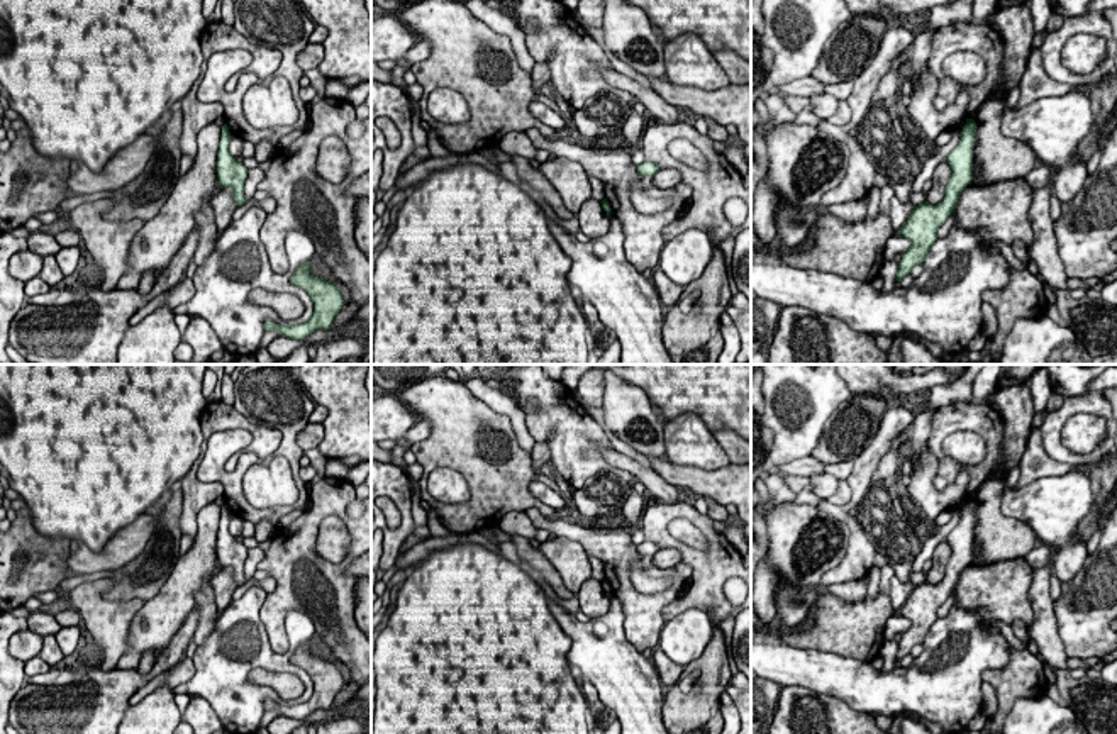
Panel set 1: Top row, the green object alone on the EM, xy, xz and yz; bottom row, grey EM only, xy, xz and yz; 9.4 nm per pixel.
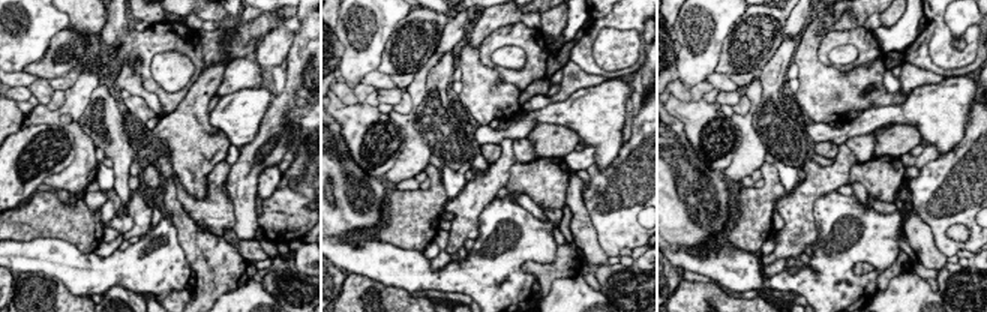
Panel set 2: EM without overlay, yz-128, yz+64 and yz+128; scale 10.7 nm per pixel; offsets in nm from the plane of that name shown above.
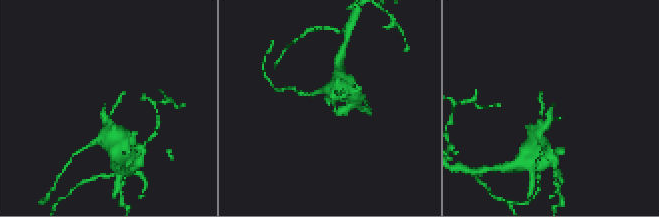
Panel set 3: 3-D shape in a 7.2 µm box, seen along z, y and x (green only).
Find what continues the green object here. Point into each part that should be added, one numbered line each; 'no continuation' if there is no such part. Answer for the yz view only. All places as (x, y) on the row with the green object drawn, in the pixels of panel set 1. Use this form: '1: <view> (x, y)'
no continuation

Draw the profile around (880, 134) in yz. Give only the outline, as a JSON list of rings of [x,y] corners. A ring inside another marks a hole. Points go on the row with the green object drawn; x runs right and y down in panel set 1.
[[[895,63],[880,80],[870,110],[854,129],[854,137],[876,173],[886,180],[895,197],[905,203],[910,198],[915,178],[922,171],[922,163],[909,144],[897,115],[900,80]]]

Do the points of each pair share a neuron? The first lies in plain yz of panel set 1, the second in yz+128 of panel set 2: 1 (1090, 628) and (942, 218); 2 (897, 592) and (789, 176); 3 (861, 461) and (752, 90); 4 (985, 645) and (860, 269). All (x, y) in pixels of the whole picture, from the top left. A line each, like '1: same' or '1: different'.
1: same
2: same
3: same
4: different

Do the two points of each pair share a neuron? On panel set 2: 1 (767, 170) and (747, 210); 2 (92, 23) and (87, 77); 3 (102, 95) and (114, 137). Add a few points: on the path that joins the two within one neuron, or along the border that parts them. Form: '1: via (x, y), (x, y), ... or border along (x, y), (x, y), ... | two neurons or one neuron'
1: via (768, 180), (768, 189), (758, 200) | one neuron
2: border along (78, 72), (95, 65), (102, 77) | two neurons
3: via (104, 105), (105, 126) | one neuron

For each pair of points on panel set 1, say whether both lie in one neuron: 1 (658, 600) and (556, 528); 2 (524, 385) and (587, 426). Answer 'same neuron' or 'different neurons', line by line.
1: same neuron
2: same neuron

